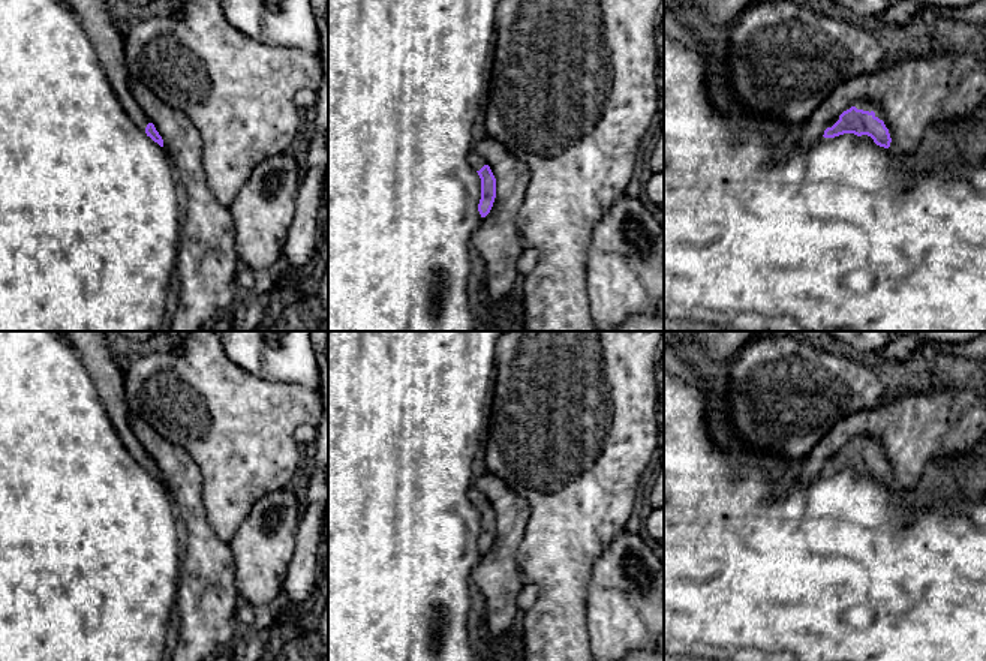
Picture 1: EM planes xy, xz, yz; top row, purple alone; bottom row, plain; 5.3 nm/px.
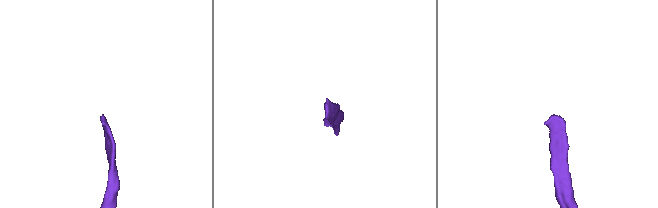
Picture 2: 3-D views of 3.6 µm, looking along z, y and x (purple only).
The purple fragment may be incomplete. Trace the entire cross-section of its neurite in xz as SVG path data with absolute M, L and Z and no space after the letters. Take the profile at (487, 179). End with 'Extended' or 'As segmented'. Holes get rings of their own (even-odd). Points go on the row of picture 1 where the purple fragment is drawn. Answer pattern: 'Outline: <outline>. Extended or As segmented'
Outline: M472 153L469 156L469 162L481 178L481 199L478 204L478 211L481 217L486 217L490 213L496 198L496 178L484 157Z. Extended

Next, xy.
Outline: M63 0L75 13L97 58L117 94L121 106L133 123L154 142L163 147L163 139L139 108L129 88L129 75L124 61L123 27L111 18L109 0Z. Extended

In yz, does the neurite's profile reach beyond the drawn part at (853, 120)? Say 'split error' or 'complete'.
split error

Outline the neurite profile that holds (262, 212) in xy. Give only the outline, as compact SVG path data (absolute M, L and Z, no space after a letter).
M288 150L262 159L229 205L238 261L262 276L282 256L303 163Z

